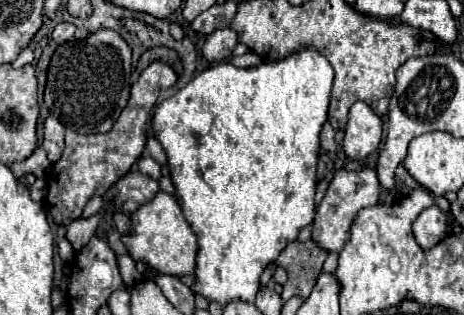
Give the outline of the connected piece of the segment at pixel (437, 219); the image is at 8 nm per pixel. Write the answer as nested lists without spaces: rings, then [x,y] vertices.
[[[431,205],[423,209],[415,219],[413,235],[421,249],[431,249],[445,237],[445,227],[447,227],[445,213],[437,205]]]

